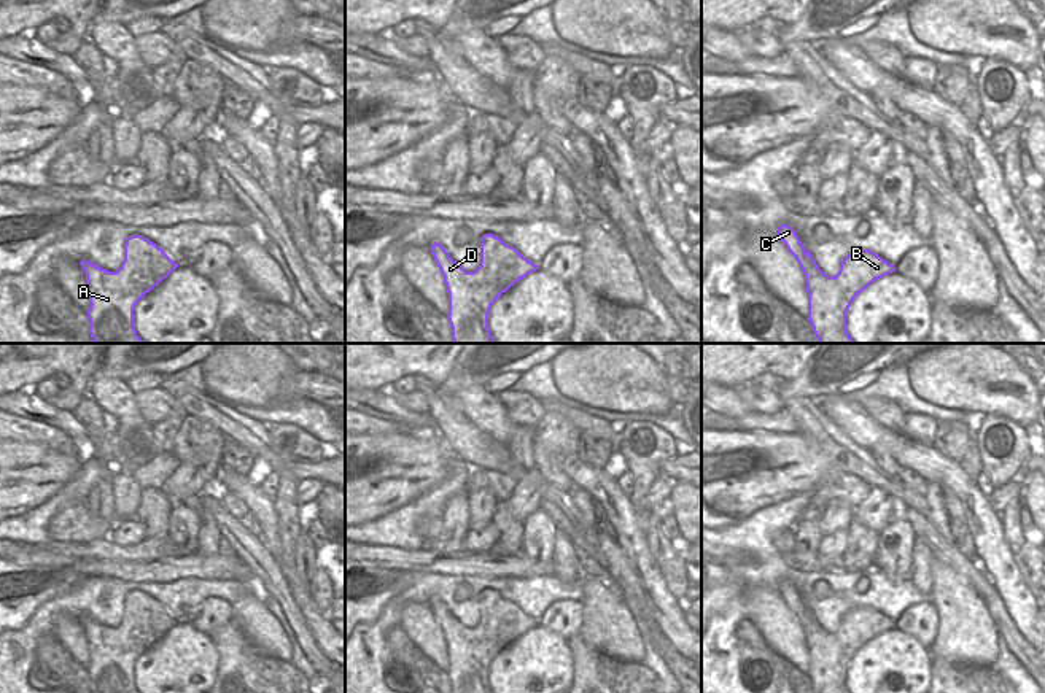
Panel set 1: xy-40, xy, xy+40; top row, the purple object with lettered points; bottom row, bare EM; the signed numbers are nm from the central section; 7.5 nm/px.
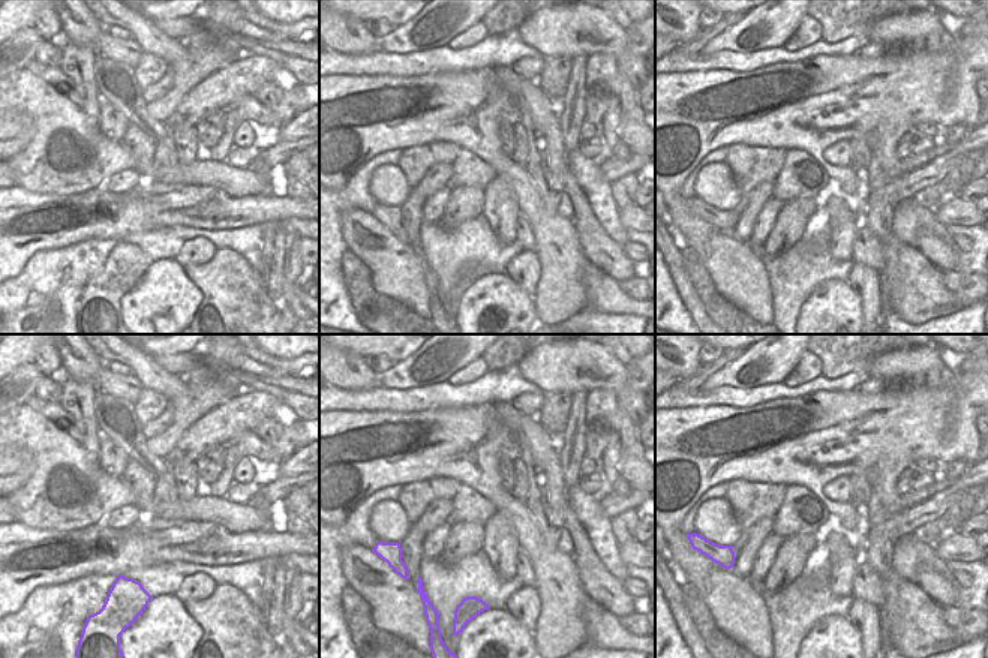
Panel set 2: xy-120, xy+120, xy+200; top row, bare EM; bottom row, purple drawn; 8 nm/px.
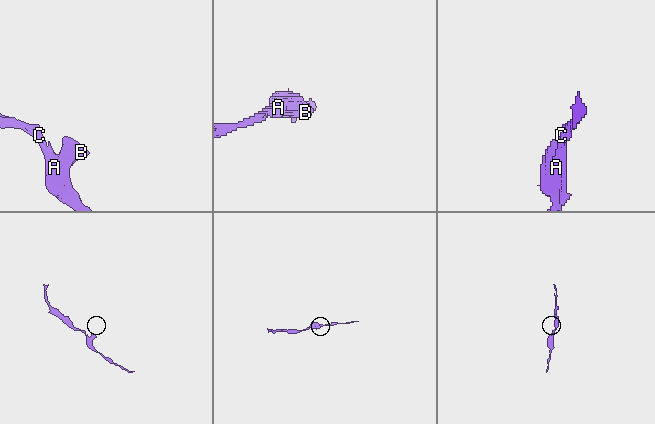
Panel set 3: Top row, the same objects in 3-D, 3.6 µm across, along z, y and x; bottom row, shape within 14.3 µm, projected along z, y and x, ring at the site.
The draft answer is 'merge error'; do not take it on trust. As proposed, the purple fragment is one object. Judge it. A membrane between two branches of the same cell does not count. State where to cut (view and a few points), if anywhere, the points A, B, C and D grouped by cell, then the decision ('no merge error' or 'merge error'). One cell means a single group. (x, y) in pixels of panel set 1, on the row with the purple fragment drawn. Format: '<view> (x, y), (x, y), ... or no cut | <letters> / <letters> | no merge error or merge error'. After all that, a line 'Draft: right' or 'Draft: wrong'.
xy+40 (792, 253), (805, 256) | A B D / C | merge error
Draft: right

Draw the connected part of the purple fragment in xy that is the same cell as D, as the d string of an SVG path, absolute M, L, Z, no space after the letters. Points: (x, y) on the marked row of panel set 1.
M493 234L480 237L480 265L466 272L450 256L433 254L449 292L453 343L496 343L488 315L496 299L539 267Z

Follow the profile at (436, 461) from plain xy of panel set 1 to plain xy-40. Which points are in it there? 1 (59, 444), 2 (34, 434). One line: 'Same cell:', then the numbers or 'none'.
Same cell: none

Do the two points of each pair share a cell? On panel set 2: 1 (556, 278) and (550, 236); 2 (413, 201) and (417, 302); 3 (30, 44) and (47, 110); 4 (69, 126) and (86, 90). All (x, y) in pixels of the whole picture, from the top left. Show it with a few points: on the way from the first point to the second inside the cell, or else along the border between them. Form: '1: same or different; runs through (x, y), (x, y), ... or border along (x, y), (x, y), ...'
1: same; runs through (556, 267), (556, 252), (552, 246)
2: different; border along (410, 243), (414, 252)
3: different; border along (26, 66), (15, 71)
4: different; border along (81, 108), (86, 119), (96, 126)

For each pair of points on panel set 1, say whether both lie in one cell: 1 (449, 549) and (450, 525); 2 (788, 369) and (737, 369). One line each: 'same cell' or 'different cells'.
1: same cell
2: same cell

